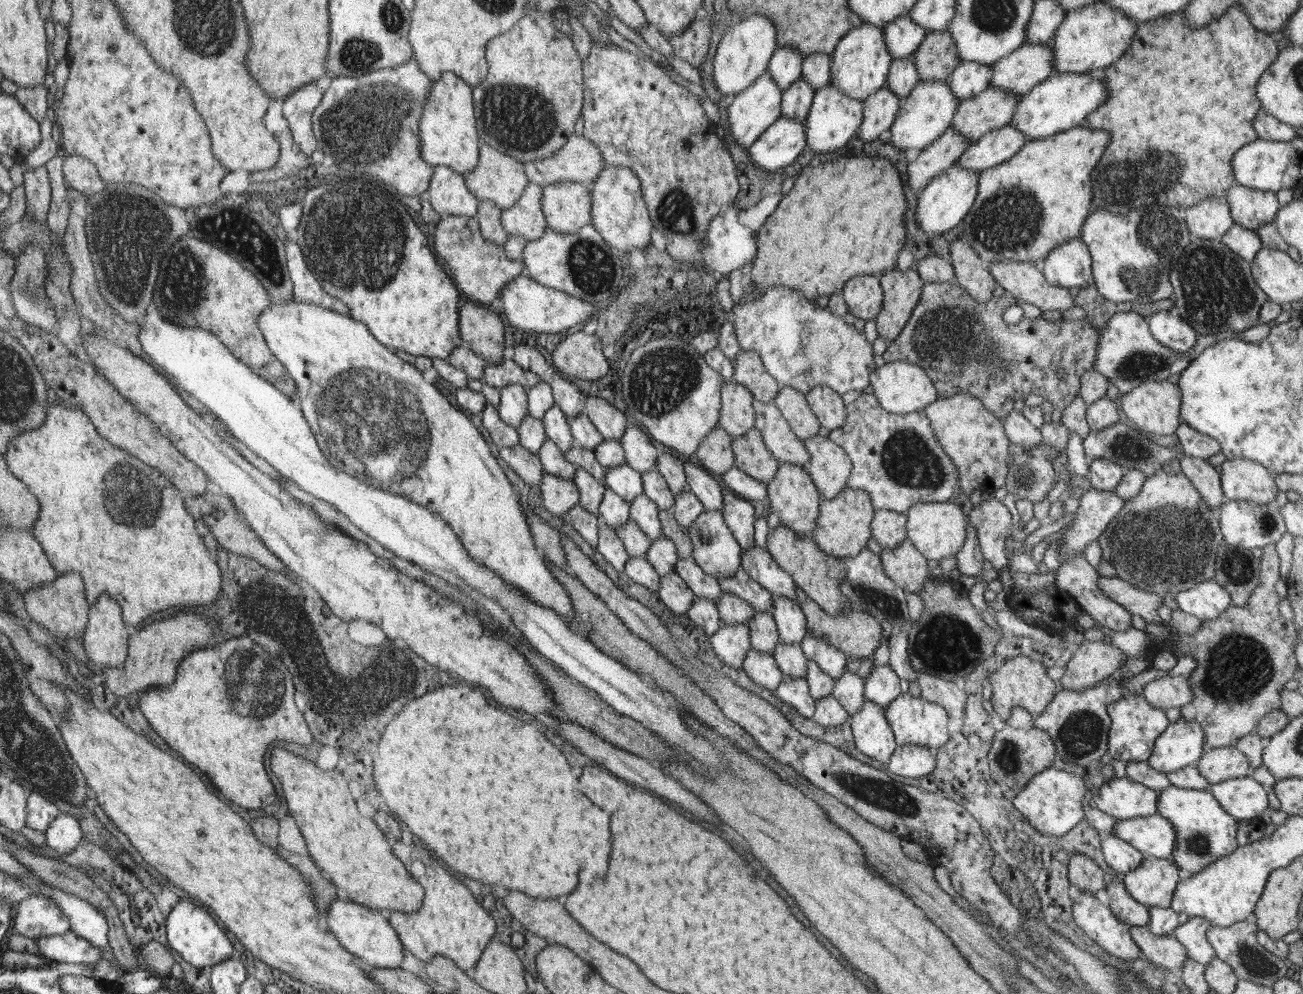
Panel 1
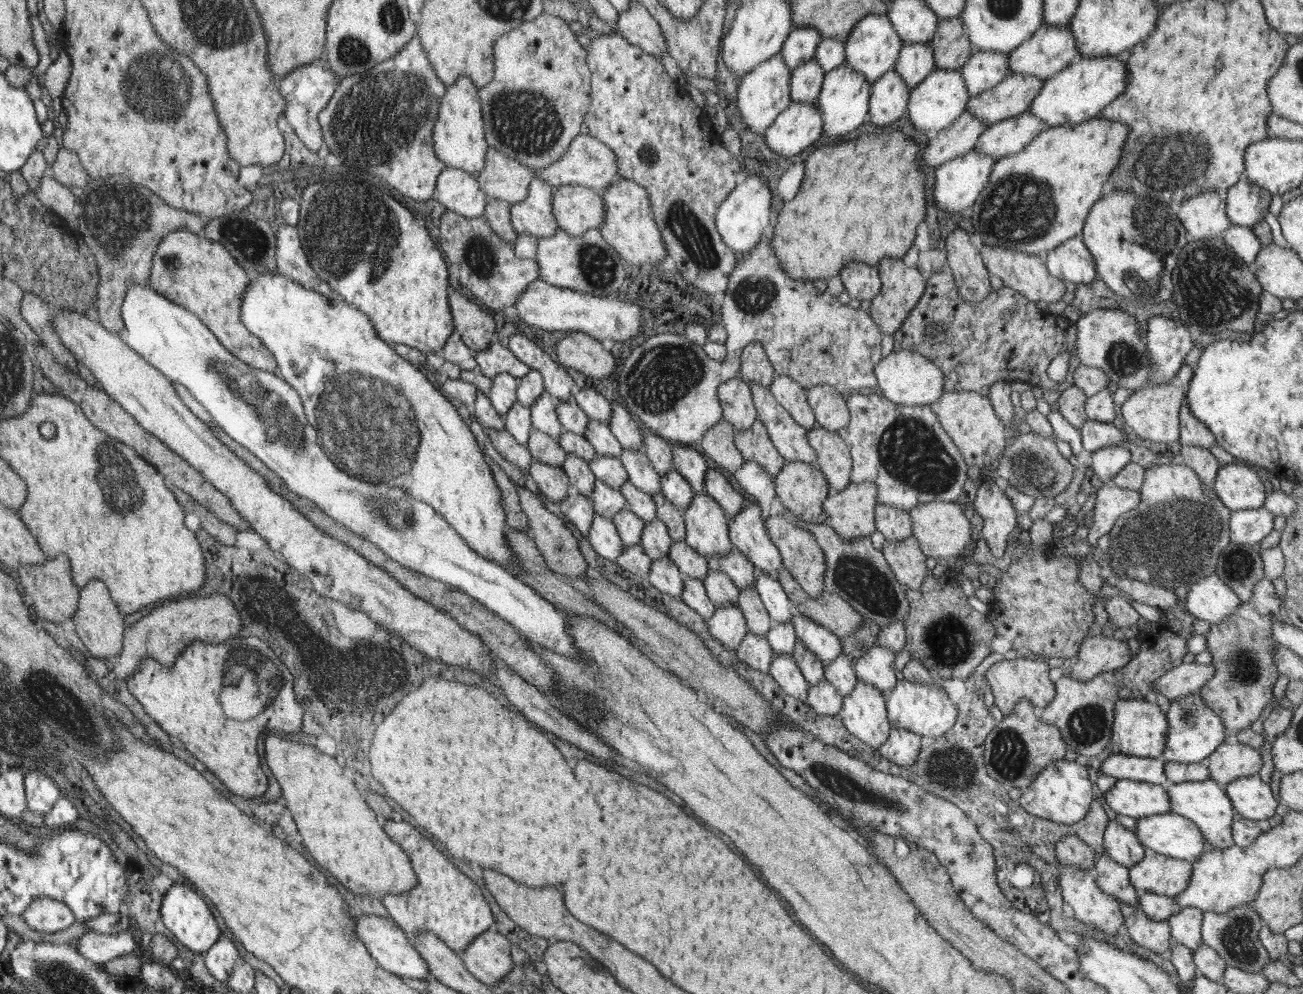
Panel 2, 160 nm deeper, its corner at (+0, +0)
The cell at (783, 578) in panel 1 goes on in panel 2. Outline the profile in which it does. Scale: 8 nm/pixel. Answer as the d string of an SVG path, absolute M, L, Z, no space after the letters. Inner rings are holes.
M746 502L742 510L730 518L730 540L755 569L763 570L777 580L783 561L778 548L770 540L758 504Z

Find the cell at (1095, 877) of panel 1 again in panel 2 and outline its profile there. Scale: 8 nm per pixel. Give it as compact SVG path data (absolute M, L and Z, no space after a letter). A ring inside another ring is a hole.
M1066 835L1055 845L1057 860L1060 864L1094 871L1097 852L1078 835Z

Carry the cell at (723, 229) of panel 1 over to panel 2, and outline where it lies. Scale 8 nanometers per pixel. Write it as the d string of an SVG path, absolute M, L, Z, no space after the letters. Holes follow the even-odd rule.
M762 176L743 178L740 186L731 193L731 198L720 206L717 213L717 226L723 241L736 252L750 252L762 238L764 228L769 224L770 205L772 204L771 190Z

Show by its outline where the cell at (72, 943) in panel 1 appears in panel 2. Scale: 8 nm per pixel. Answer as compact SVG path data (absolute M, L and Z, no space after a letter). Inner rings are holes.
M130 928L117 933L96 933L90 930L74 942L87 959L100 964L125 954L138 953L141 949L138 936Z

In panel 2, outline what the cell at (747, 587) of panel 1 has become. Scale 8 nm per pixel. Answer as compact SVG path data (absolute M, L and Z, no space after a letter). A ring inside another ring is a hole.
M732 550L726 556L712 556L707 564L709 569L726 572L738 590L744 590L747 586L755 588L755 567L738 550Z

